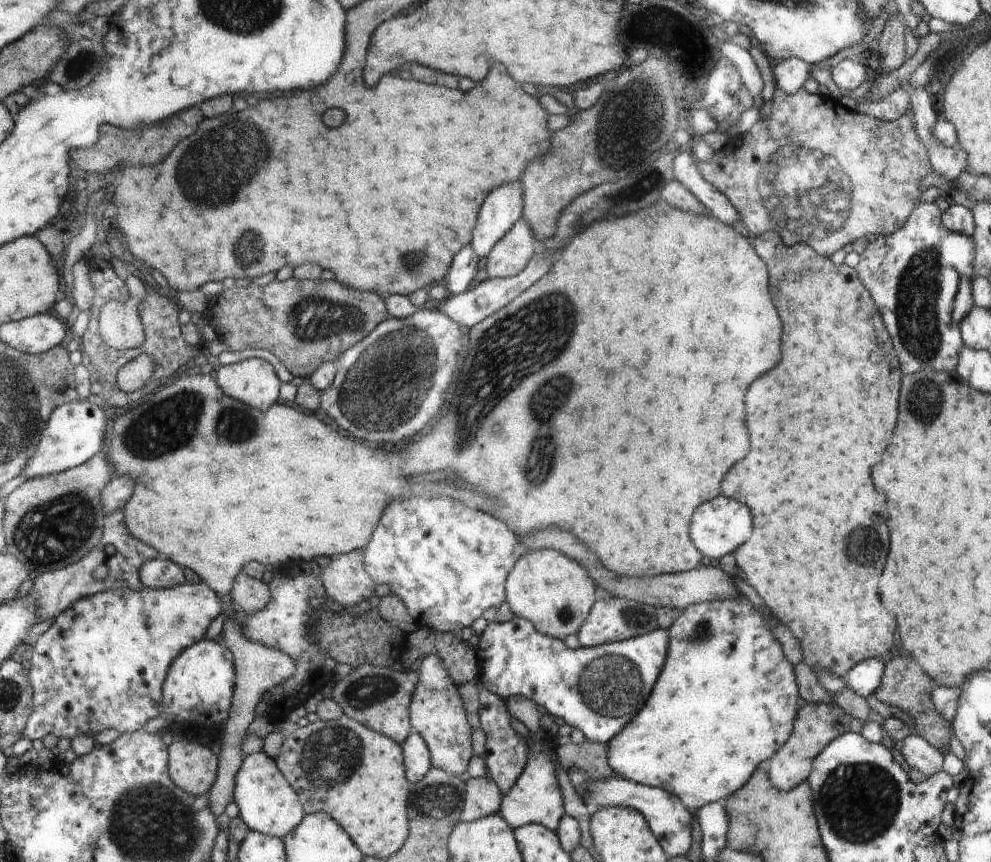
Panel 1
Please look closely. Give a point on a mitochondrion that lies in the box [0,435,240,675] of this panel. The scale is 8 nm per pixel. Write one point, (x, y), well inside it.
(63, 524)

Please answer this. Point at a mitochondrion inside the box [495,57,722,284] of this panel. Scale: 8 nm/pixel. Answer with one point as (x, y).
(629, 122)

